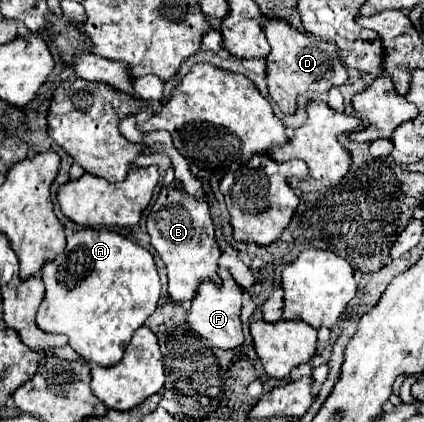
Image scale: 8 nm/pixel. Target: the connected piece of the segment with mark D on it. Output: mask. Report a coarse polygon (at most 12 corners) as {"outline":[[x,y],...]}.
{"outline":[[283,19],[263,31],[267,91],[283,113],[341,87],[335,43]]}

